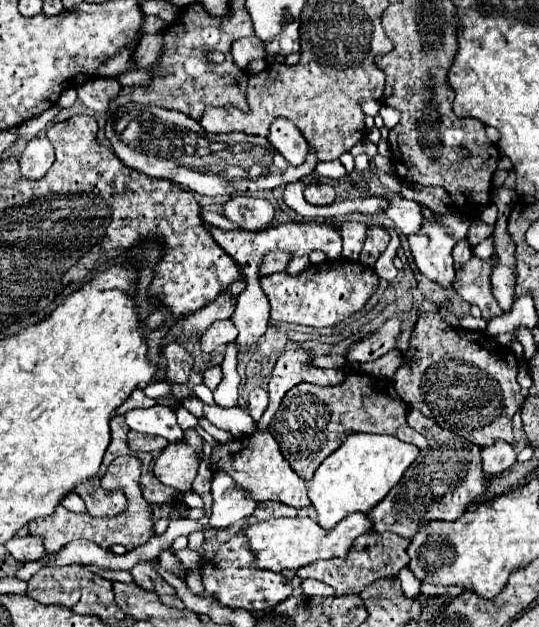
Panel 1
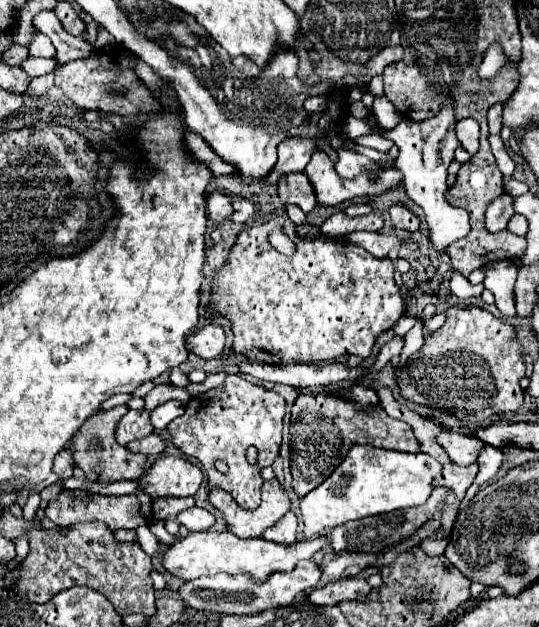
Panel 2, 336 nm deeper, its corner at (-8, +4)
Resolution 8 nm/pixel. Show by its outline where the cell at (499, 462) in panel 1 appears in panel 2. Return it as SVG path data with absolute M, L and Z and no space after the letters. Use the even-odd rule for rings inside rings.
M440 432L436 436L436 440L440 446L444 446L450 460L460 466L468 466L468 464L476 462L480 452L486 448L486 442L482 442L480 438L464 436L464 434L456 434L456 432Z

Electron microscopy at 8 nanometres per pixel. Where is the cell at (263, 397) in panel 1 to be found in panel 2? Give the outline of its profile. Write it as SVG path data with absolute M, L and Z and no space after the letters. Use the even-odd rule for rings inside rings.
M232 374L222 386L192 398L186 404L186 412L172 420L168 430L176 448L202 462L208 474L208 488L222 486L236 498L236 502L240 502L240 506L256 508L260 504L262 478L258 468L246 462L246 448L254 444L258 448L258 466L270 466L280 450L282 418L284 398L280 394ZM216 460L224 460L228 464L228 474L220 474L216 470Z

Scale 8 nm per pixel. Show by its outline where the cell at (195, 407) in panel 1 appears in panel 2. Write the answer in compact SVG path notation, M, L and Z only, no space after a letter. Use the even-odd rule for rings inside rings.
M276 476L262 484L262 502L256 510L244 510L232 498L232 494L222 490L220 486L210 490L210 502L224 512L228 530L242 538L262 536L262 532L272 526L280 516L284 516L292 504Z

